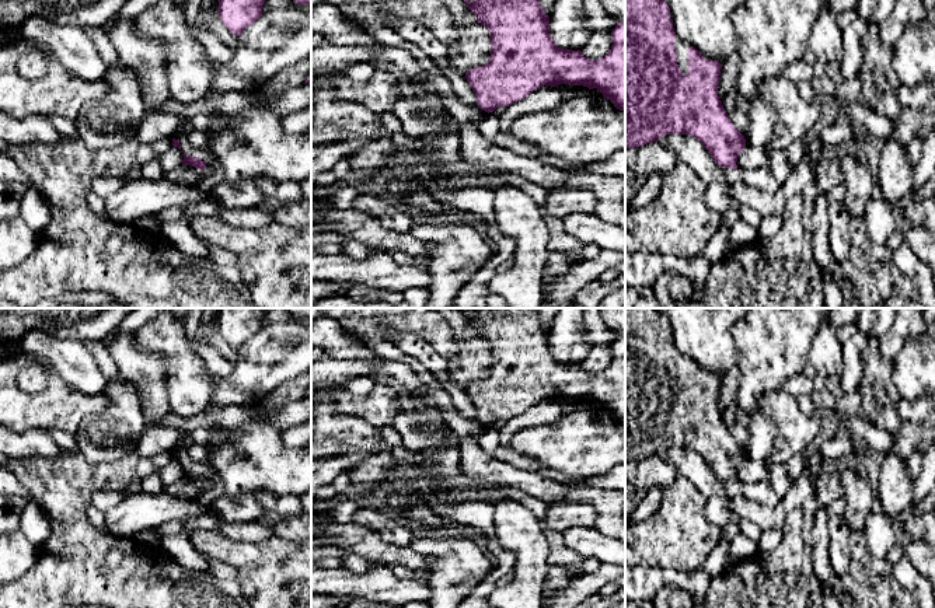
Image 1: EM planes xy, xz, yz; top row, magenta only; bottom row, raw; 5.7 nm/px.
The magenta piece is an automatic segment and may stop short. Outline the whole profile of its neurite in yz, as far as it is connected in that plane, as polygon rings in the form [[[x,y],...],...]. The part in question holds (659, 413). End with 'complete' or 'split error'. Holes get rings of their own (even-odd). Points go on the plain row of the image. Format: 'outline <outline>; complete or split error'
outline [[[625,308],[625,462],[642,461],[667,448],[688,448],[702,457],[719,481],[737,483],[736,475],[746,461],[746,452],[718,410],[721,382],[718,374],[702,370],[676,349],[667,317],[656,308]]]; split error

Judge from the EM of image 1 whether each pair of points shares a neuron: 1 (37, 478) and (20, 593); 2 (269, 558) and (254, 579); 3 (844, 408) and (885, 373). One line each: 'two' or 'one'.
1: one
2: one
3: one

